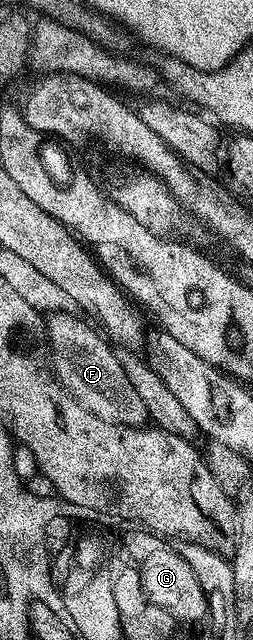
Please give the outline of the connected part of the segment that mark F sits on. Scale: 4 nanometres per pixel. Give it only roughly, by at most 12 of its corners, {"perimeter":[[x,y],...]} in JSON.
{"perimeter":[[77,315],[45,321],[62,387],[136,428],[144,402],[115,349]]}

